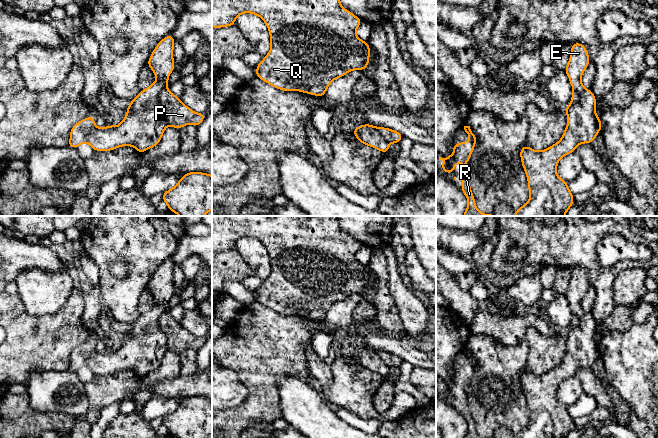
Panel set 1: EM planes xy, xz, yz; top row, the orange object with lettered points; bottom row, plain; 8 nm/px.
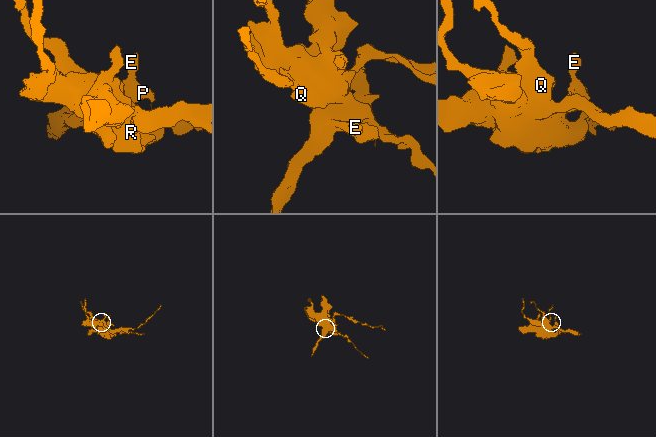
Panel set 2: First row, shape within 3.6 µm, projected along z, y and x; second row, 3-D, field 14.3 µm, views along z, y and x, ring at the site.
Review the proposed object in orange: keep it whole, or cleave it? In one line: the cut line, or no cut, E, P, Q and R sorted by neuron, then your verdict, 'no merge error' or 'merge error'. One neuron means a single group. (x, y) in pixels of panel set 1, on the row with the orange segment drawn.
cut in xy along (163, 87), (159, 94), (159, 103), (165, 111), (168, 124); E Q R / P; merge error

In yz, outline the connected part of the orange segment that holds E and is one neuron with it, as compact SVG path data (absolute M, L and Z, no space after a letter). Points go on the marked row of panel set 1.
M572 43L570 58L564 71L573 91L580 95L580 101L564 108L567 114L567 127L556 144L542 151L533 150L528 145L521 148L520 158L528 180L530 197L525 205L516 209L514 216L565 216L573 206L574 195L570 192L568 183L557 175L556 169L562 157L574 152L579 144L593 143L599 133L595 116L596 97L592 90L583 86L581 80L590 62L586 47L582 43Z

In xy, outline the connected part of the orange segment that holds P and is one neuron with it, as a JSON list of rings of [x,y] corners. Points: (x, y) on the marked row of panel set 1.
[[[163,88],[161,90],[159,101],[166,111],[167,124],[179,130],[188,124],[197,127],[205,119],[205,113],[197,113],[191,110],[170,89]]]

